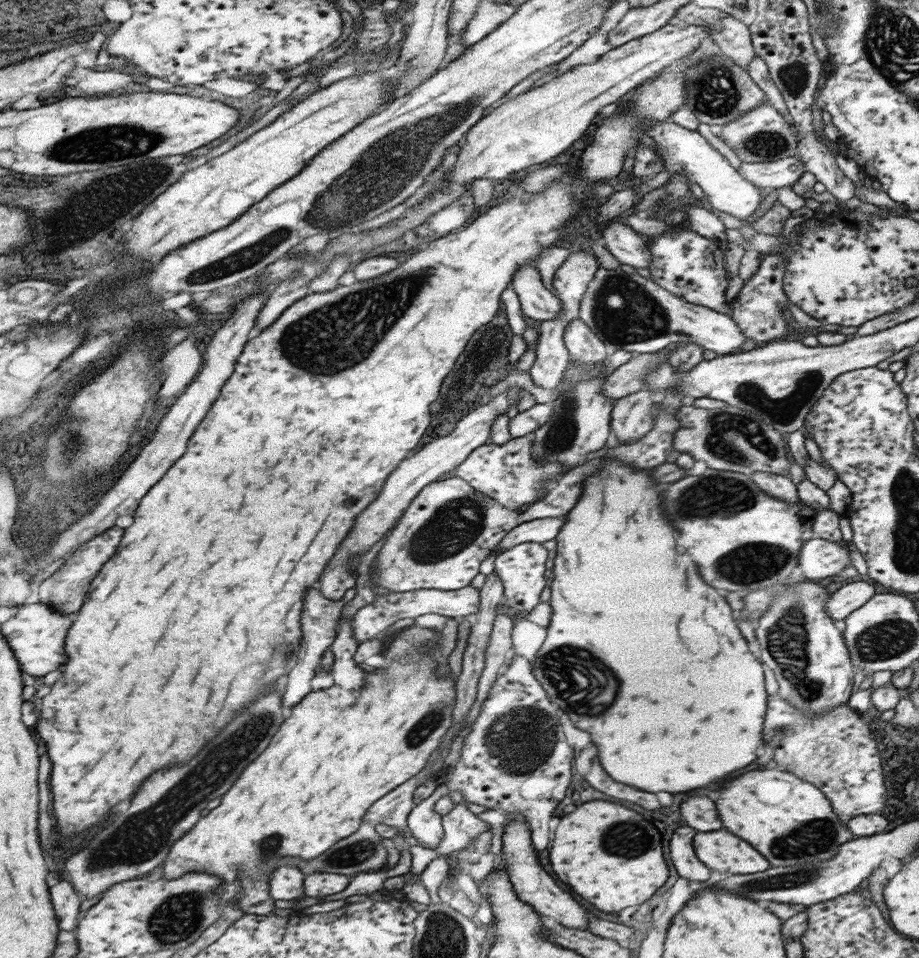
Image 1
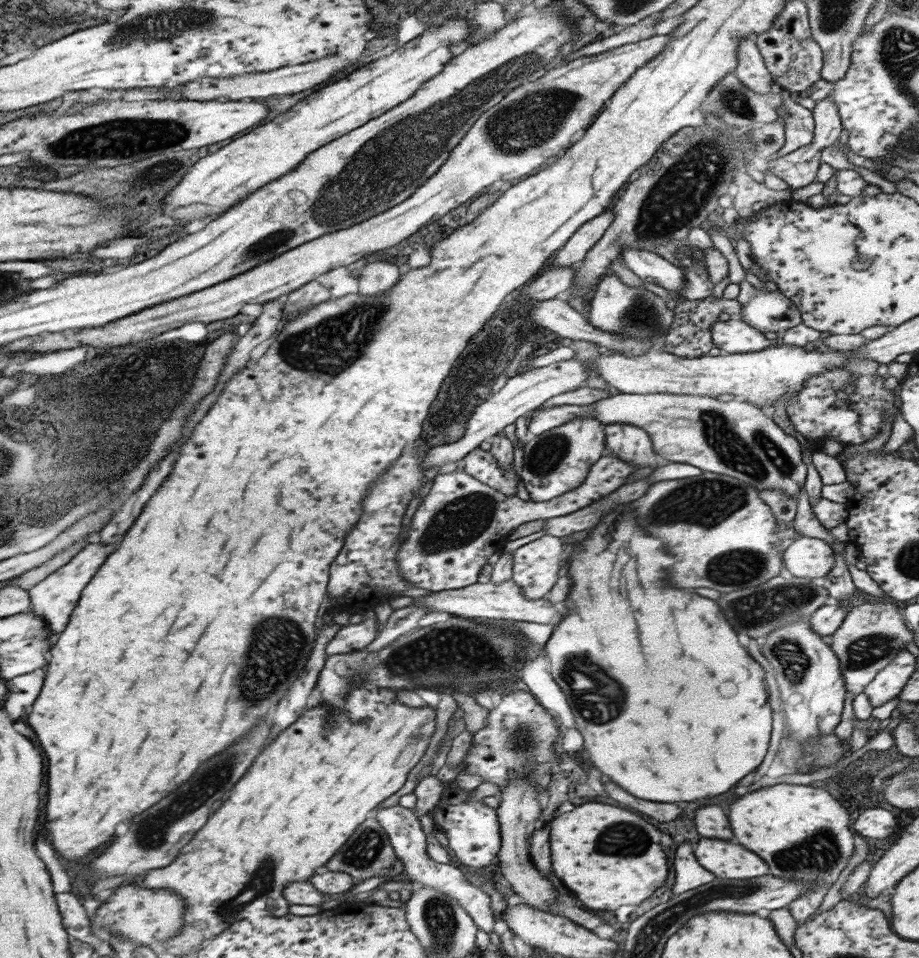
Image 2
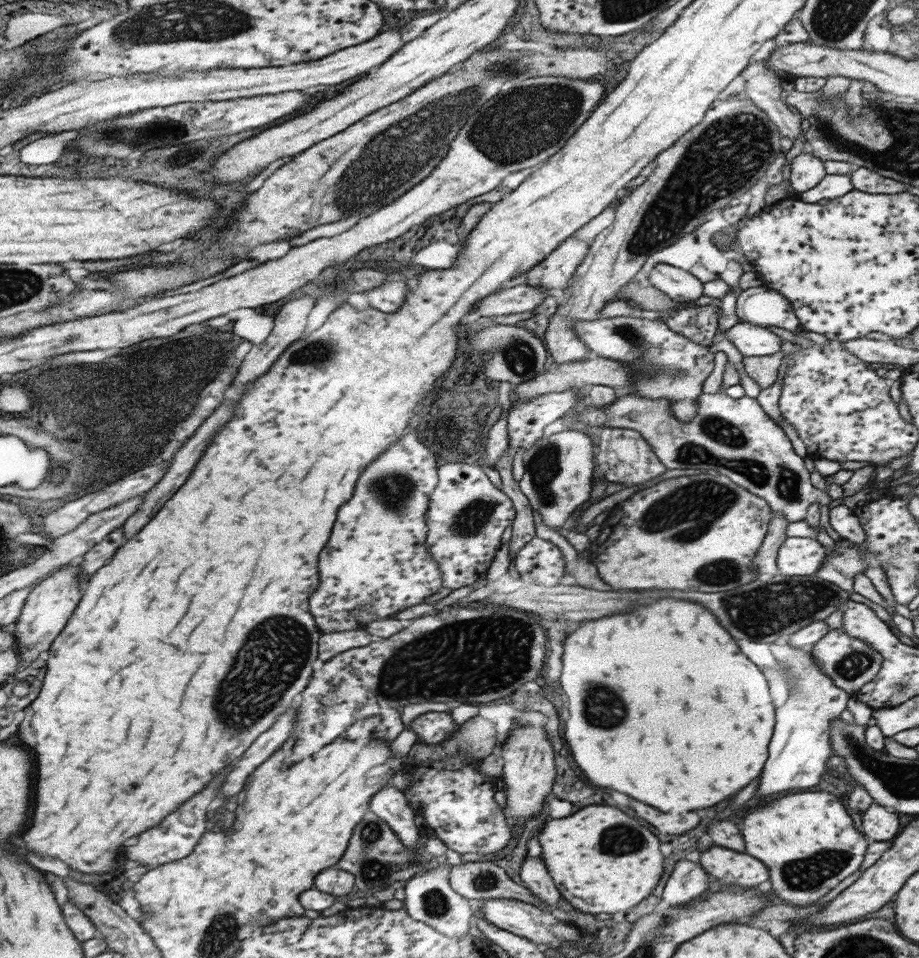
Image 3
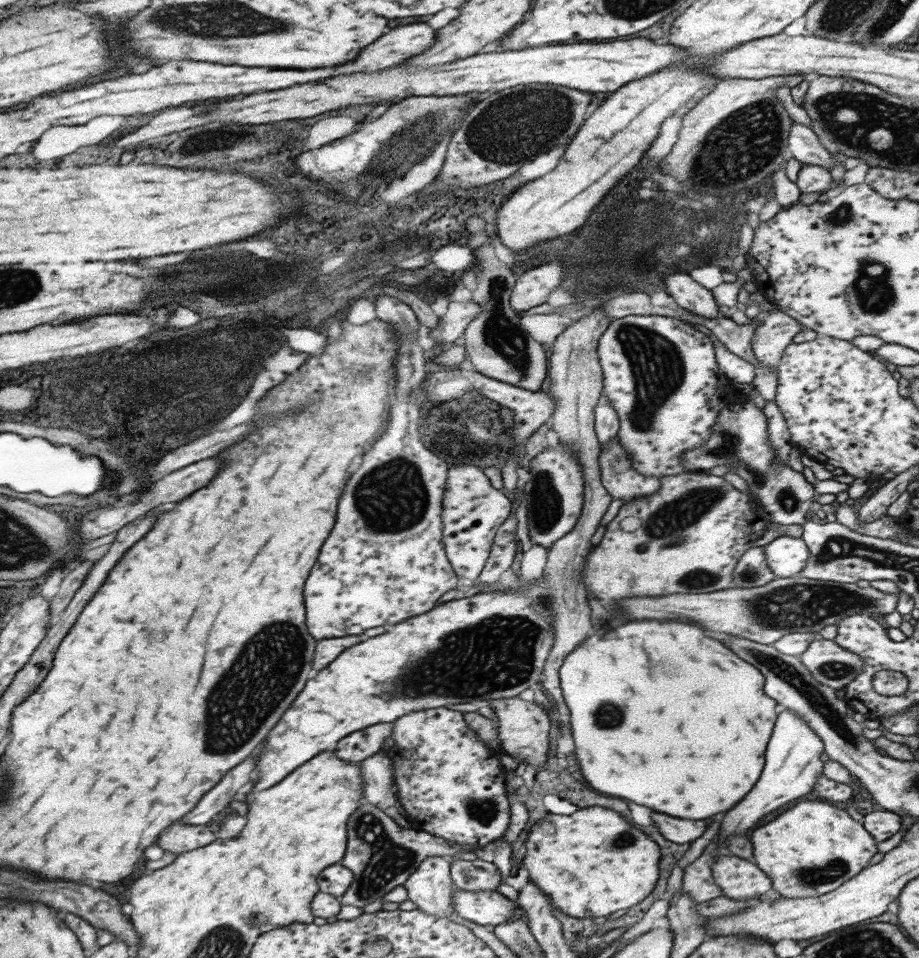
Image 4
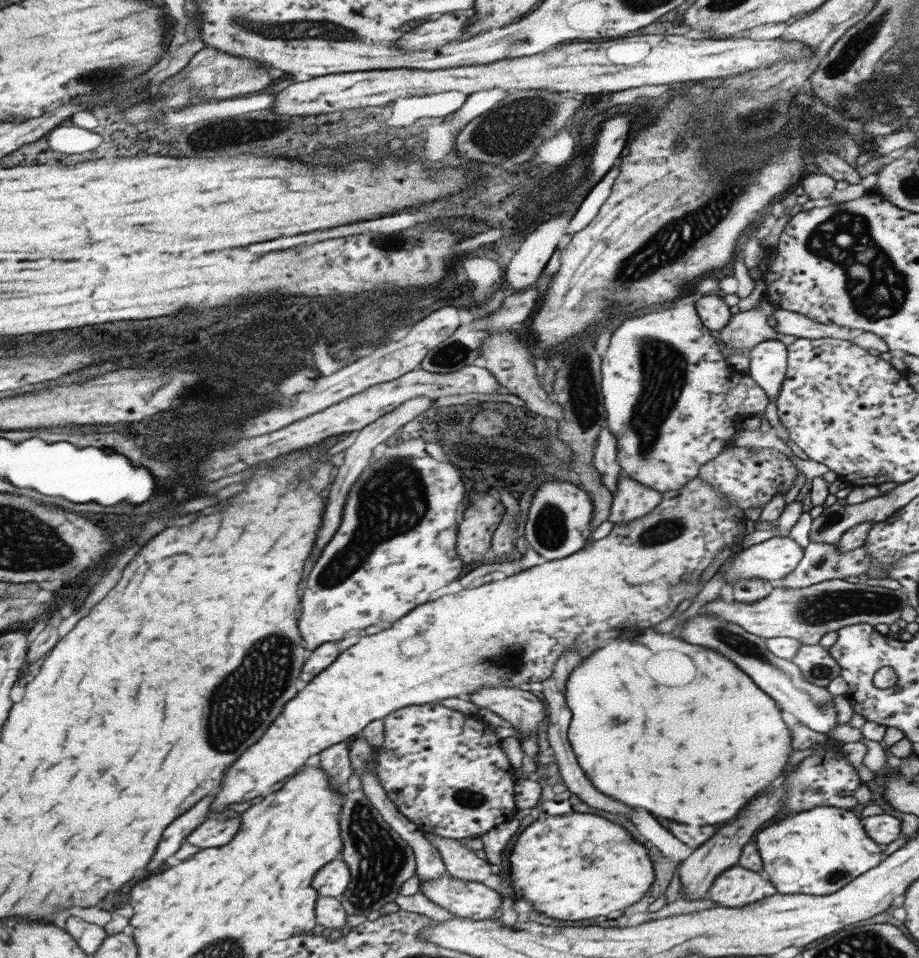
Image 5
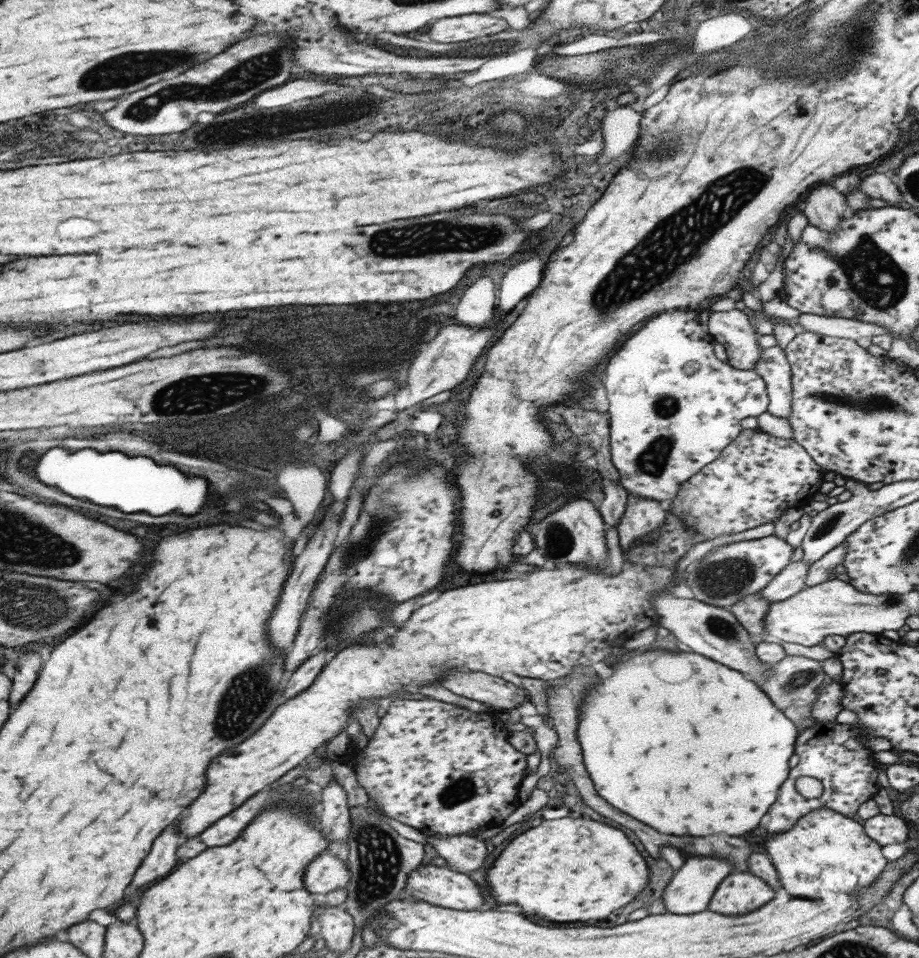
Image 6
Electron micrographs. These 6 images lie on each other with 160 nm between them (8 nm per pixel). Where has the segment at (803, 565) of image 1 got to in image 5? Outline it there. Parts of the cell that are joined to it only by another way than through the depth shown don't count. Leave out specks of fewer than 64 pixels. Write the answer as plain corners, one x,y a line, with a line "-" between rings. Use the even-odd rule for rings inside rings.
774,536
763,542
753,544
746,549
741,548
737,553
724,571
725,586
728,592
730,591
730,586
737,579
763,579
769,581
784,578
786,574
789,574
797,567
799,560
801,560
803,549
789,537

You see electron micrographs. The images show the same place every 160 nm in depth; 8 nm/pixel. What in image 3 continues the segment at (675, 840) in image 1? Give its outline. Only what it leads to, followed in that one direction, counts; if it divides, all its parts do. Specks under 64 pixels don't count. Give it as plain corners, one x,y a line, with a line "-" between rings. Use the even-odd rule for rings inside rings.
692,857
677,861
665,881
661,899
671,908
683,908
708,887
709,877

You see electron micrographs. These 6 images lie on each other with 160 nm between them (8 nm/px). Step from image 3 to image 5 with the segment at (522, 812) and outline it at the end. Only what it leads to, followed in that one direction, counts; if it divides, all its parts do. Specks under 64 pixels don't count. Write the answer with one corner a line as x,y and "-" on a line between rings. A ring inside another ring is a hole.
482,686
477,688
475,692
472,692
466,698
469,702
478,706
478,708
487,708
497,714
499,718
502,718
504,722
510,724
518,734
521,734
522,741
529,738
532,734
536,736
537,726
539,722
545,718
543,713
543,703
528,691
523,691
519,687
515,686

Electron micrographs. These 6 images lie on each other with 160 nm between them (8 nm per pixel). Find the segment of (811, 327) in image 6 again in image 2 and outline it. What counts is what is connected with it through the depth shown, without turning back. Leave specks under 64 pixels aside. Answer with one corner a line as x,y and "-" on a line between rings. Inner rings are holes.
742,318
713,322
710,329
712,346
726,354
747,354
769,348
773,343
757,330
753,323

